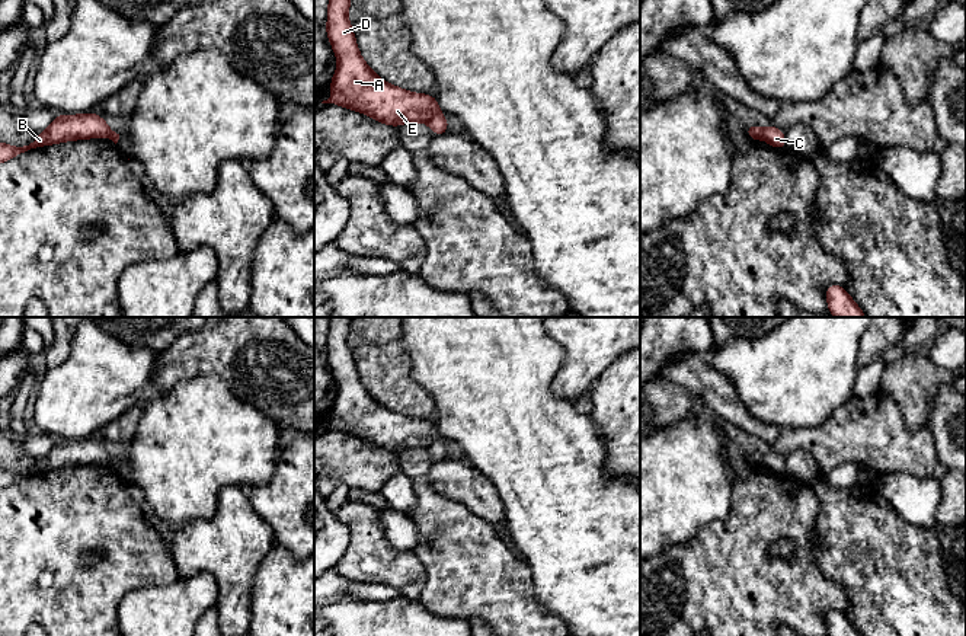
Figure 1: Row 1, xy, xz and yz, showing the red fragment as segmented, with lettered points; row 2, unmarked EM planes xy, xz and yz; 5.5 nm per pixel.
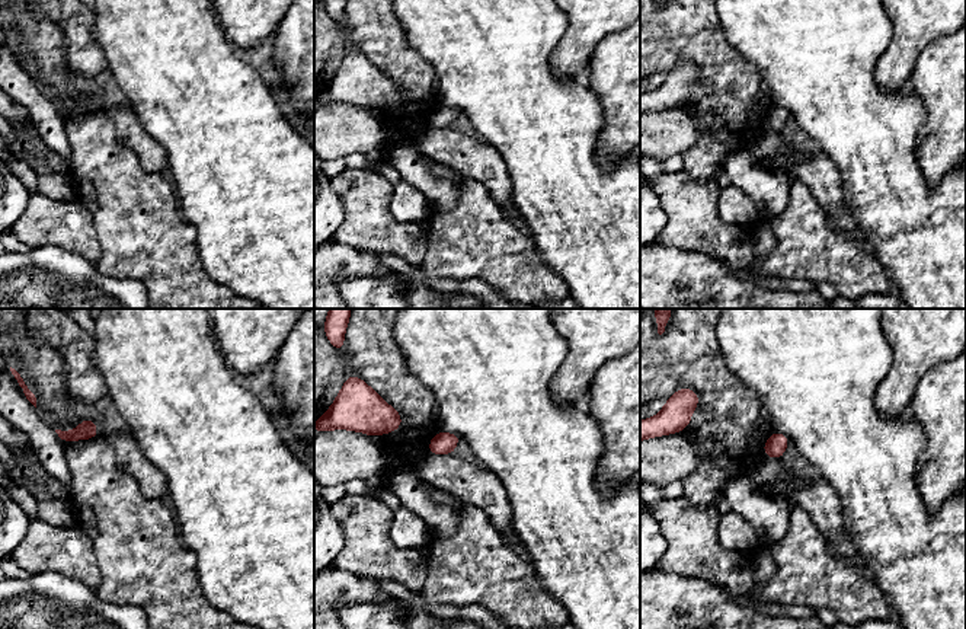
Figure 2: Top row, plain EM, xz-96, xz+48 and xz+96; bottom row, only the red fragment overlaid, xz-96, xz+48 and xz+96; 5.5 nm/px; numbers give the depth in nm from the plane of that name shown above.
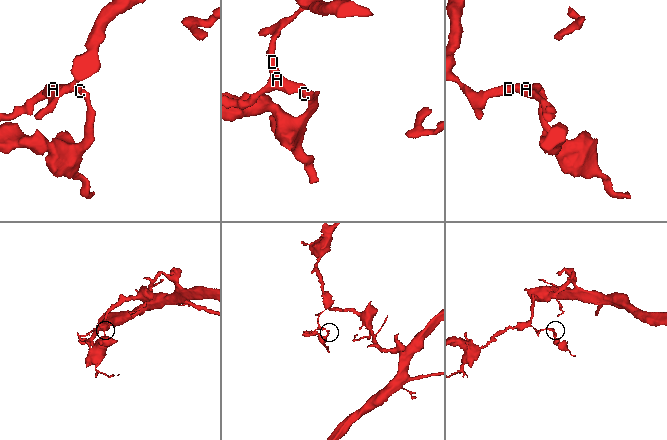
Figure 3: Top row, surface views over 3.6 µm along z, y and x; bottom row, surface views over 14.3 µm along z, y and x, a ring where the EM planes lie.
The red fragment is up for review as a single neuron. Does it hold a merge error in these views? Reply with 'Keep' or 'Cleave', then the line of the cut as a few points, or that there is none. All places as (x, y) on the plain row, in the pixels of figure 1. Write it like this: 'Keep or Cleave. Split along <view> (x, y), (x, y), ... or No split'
Cleave. Split along xz (438, 437), (426, 447)

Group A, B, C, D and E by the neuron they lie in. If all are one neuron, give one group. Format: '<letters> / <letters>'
A B D E / C

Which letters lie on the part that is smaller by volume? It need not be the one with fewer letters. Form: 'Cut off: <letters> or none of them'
Cut off: C

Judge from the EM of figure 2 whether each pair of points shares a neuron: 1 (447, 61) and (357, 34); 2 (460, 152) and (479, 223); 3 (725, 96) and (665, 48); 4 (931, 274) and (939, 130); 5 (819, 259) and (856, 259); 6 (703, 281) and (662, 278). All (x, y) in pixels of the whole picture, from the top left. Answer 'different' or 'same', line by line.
1: different
2: different
3: same
4: different
5: same
6: same

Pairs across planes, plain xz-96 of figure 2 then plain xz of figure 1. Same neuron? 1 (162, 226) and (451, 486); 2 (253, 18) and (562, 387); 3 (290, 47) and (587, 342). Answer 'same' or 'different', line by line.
1: different
2: same
3: different

